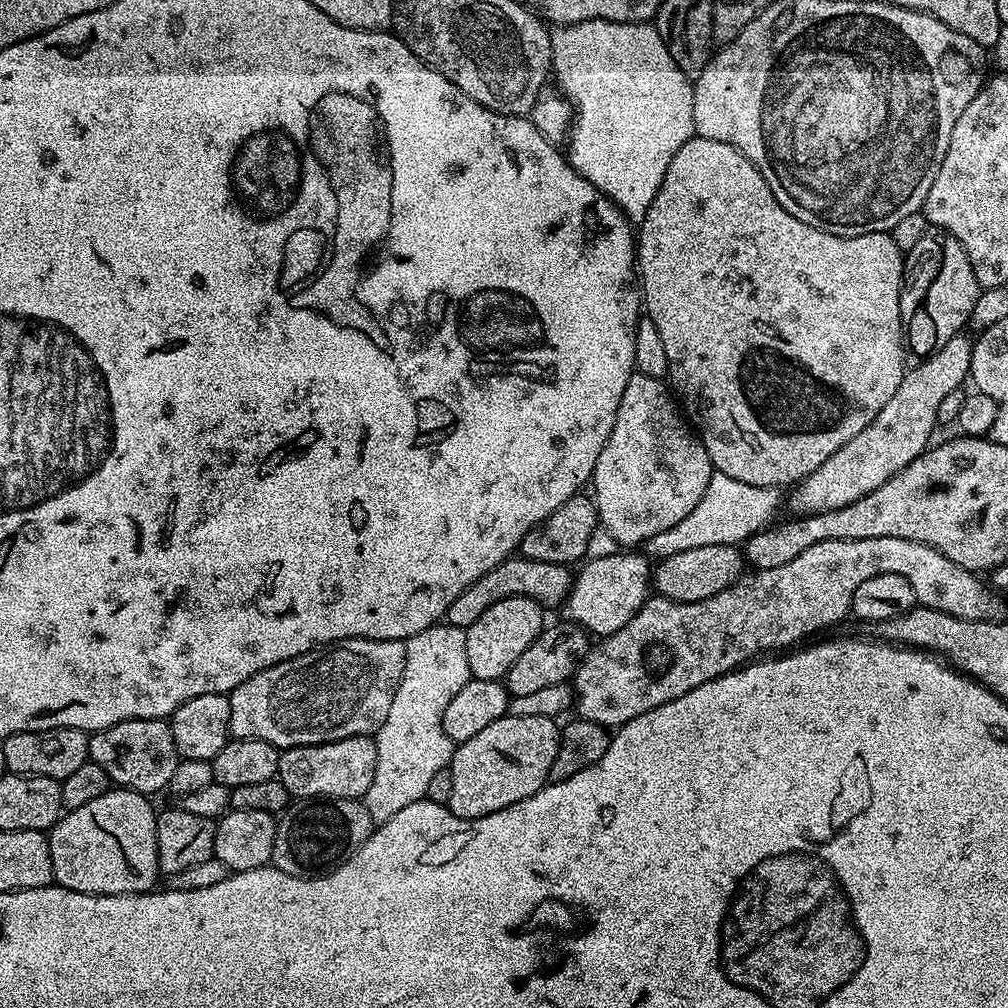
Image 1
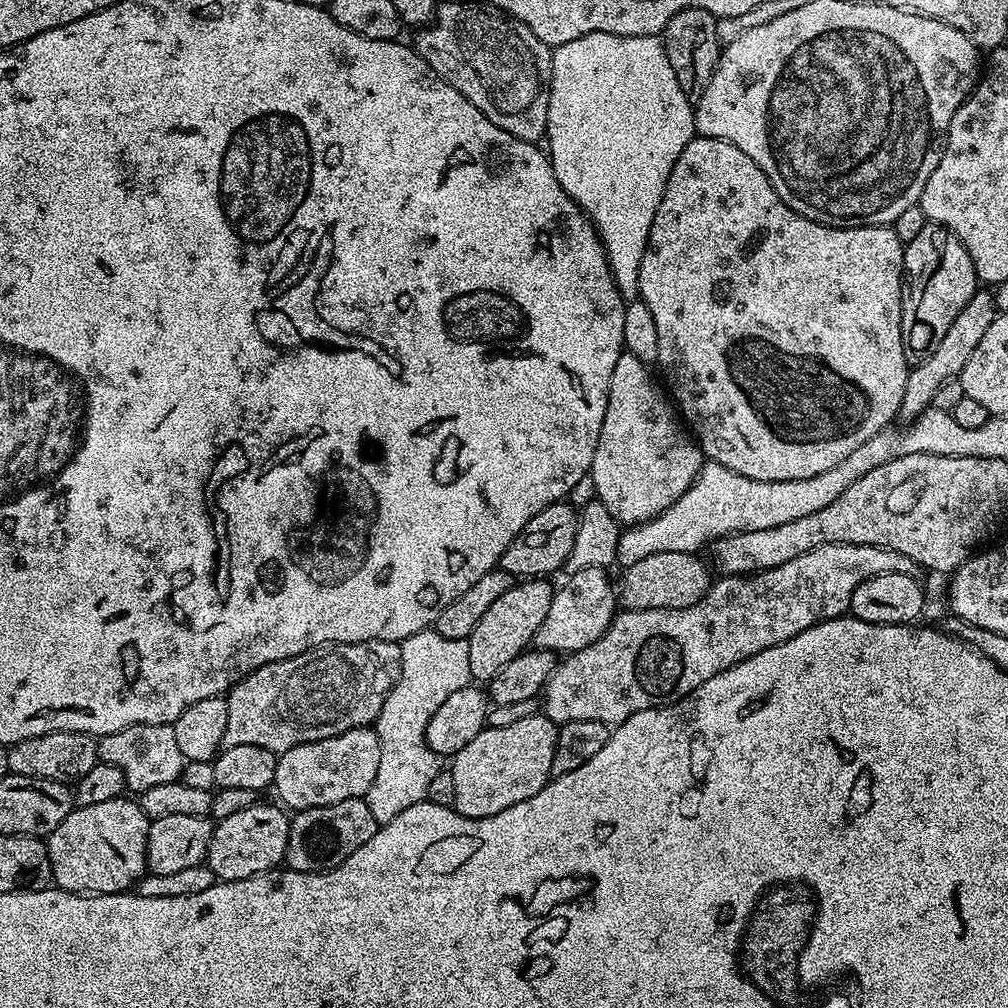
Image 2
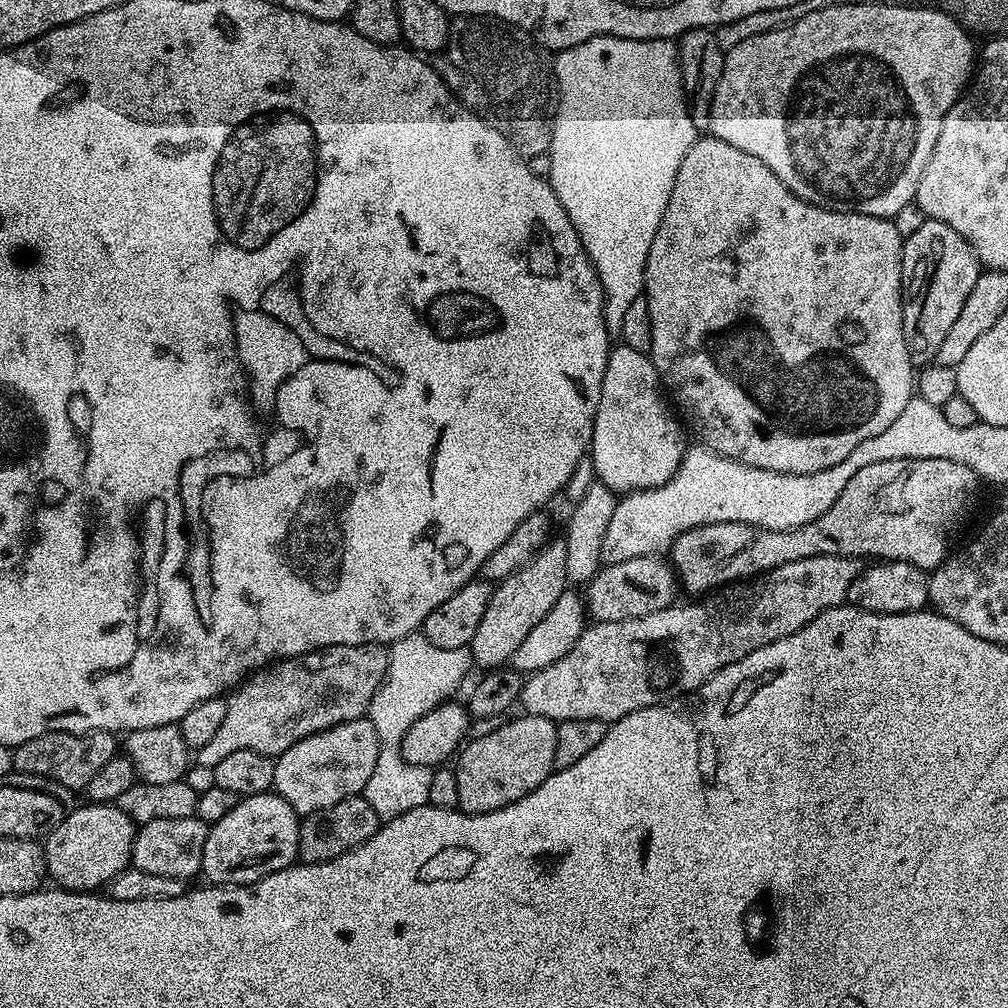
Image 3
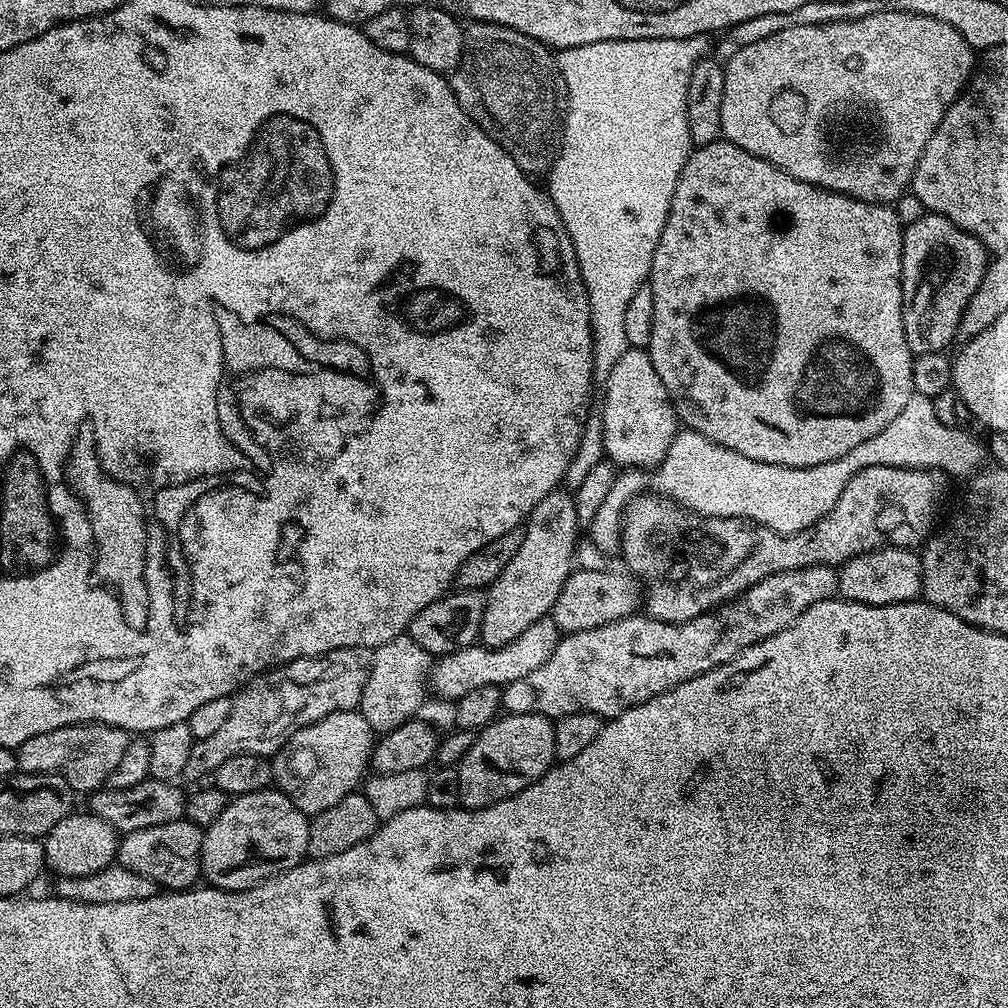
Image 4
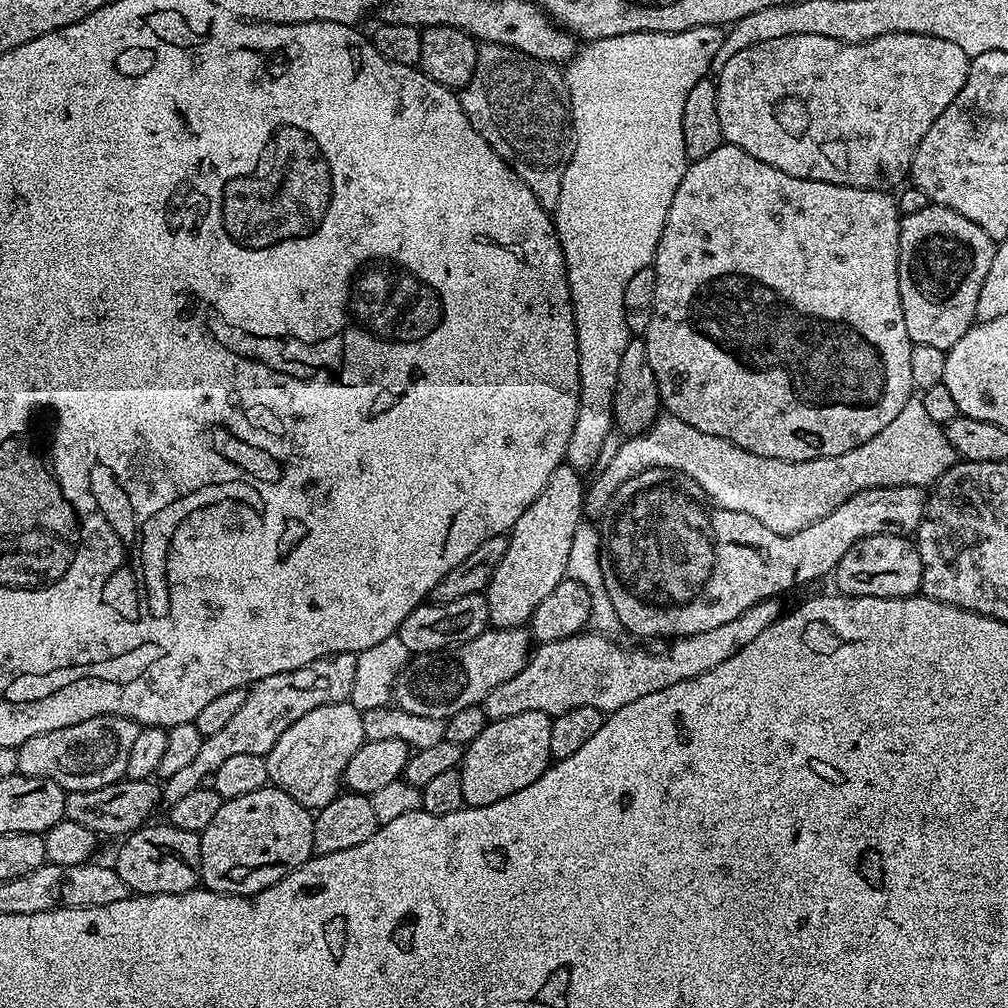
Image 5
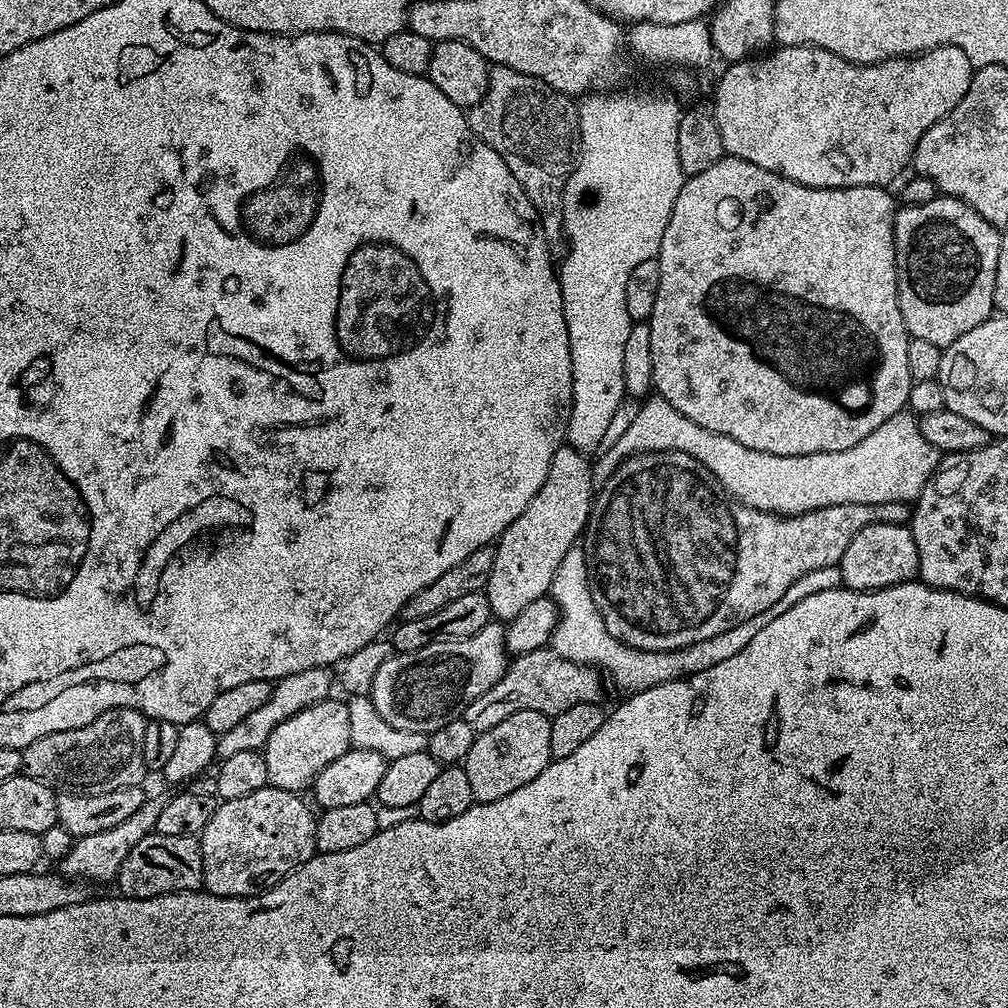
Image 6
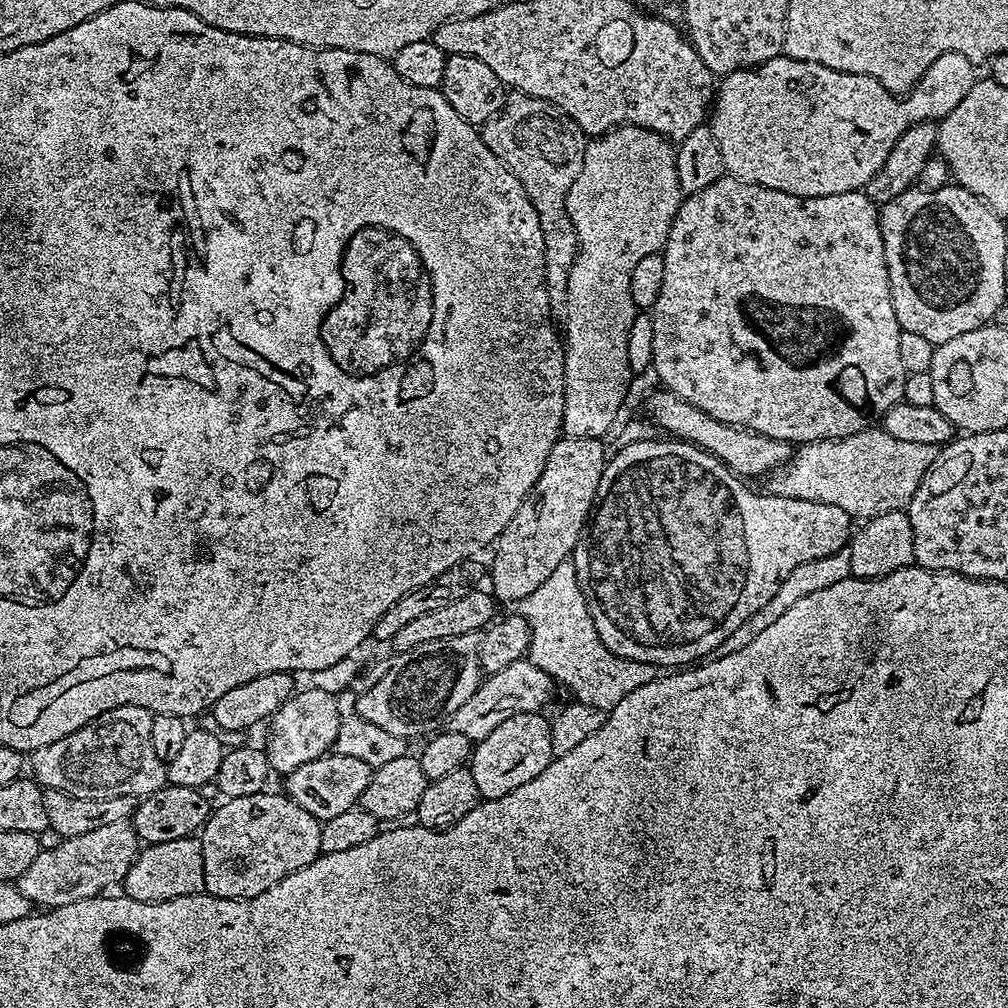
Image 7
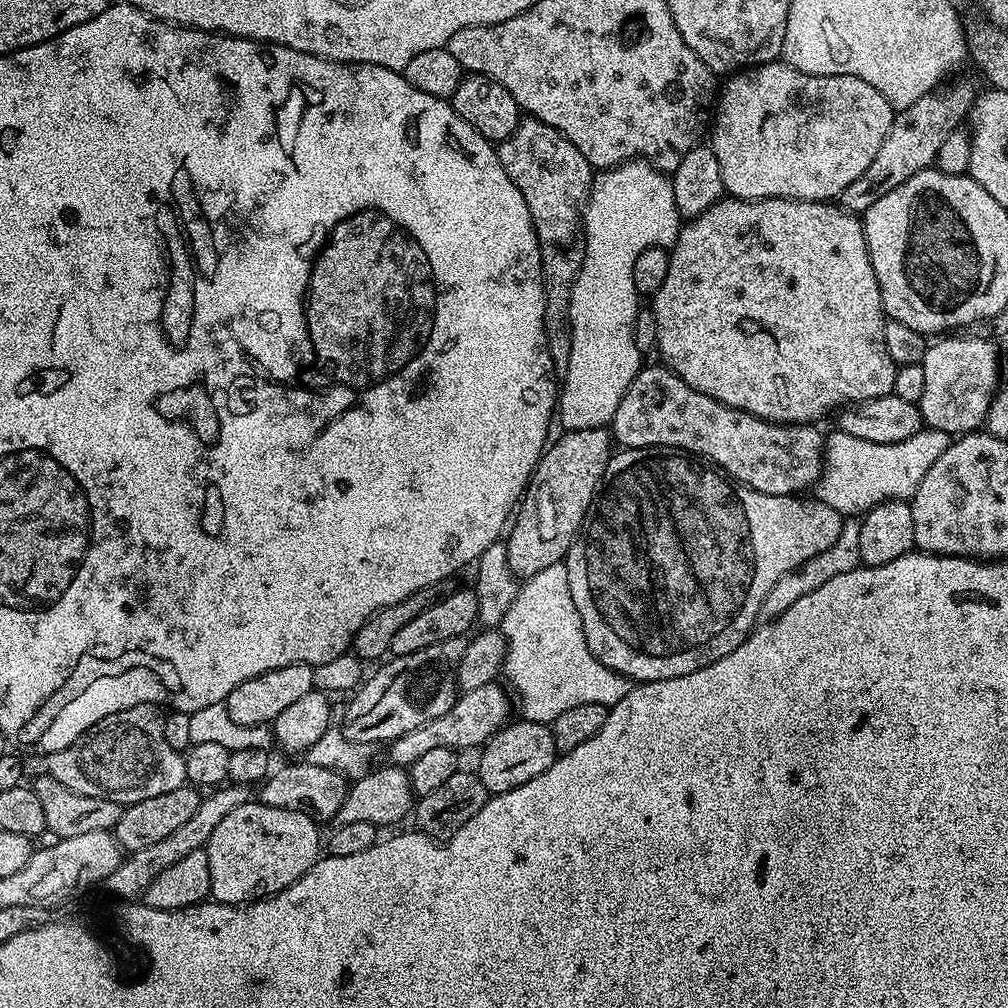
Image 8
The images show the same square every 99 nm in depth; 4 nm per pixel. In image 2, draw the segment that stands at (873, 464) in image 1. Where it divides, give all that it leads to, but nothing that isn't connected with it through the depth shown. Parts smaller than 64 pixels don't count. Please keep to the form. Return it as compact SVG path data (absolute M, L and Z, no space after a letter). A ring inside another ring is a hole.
M977 290L972 295L970 302L962 306L962 314L958 314L958 318L954 318L954 323L950 325L950 330L946 330L946 335L942 337L940 345L925 360L919 361L909 371L906 378L906 390L902 394L898 413L900 420L911 422L917 416L921 416L925 410L933 407L934 394L938 394L938 390L942 390L942 386L948 381L959 377L966 362L970 362L970 354L974 354L978 342L982 342L982 334L990 330L990 322L994 322L997 314L996 297L991 291Z

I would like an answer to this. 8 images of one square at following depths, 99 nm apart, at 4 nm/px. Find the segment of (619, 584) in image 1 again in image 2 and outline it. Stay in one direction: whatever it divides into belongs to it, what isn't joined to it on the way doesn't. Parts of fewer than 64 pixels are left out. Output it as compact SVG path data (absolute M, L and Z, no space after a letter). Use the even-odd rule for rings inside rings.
M603 568L578 570L569 575L565 584L552 593L550 610L546 610L546 622L542 622L535 643L557 654L571 654L581 652L602 638L618 615L618 588L607 575L609 573Z

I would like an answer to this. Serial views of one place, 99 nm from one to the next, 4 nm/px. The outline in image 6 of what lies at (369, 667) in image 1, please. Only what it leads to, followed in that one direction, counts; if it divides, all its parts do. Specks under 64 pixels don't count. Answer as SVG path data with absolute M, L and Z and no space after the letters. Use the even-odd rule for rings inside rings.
M331 667L298 670L298 674L290 674L286 678L275 681L272 684L270 698L266 698L265 705L258 710L254 710L242 722L238 722L238 726L233 726L230 730L219 733L216 742L217 757L220 760L225 760L234 754L239 754L242 750L261 751L272 731L282 722L286 722L286 718L298 714L306 706L314 706L333 695L332 680L334 684L334 672L333 676L332 672ZM163 795L153 798L146 798L126 822L118 822L118 826L110 826L110 830L102 830L98 834L79 837L73 843L72 848L65 854L64 859L59 861L58 868L69 880L77 882L93 882L92 880L115 881L116 875L120 872L122 862L126 862L126 854L142 842L151 832L156 831L158 814L162 814L162 806L165 797Z

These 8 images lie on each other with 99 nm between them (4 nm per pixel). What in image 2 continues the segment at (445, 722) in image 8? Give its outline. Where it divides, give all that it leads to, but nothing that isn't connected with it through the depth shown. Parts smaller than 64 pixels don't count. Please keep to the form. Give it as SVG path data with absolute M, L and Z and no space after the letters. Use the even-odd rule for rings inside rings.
M823 544L770 570L743 576L721 575L694 606L621 611L595 644L571 653L565 664L563 661L557 665L542 692L543 711L558 726L571 720L593 720L615 726L626 722L630 714L638 714L638 710L663 708L669 701L683 700L695 688L710 682L714 674L722 674L722 670L770 646L778 646L823 620L845 615L854 590L866 582L866 578L887 572L915 573L917 568L915 561L898 549L865 544Z

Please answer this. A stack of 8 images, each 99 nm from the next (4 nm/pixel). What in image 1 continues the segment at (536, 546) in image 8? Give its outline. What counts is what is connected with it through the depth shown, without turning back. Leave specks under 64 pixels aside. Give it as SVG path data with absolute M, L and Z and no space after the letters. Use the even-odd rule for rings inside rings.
M525 596L502 598L502 602L494 602L490 610L486 610L466 630L466 662L470 662L470 674L473 680L499 680L507 676L510 666L518 662L518 657L526 651L526 646L534 642L546 627L545 609L536 600Z

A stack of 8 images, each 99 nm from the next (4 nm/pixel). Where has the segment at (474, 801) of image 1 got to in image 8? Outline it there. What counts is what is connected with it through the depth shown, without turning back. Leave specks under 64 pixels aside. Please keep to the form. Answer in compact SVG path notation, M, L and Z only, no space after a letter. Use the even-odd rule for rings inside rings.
M517 718L516 721L513 719L506 723L500 731L495 732L488 739L488 743L483 745L480 754L478 775L490 794L514 790L530 782L530 778L538 778L538 774L548 769L558 755L551 727L523 718Z

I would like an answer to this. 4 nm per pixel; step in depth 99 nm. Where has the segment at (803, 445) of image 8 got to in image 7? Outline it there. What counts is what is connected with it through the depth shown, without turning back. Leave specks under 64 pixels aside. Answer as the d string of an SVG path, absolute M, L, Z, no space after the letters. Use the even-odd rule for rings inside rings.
M657 390L648 400L646 416L659 431L660 428L664 431L661 433L677 440L687 440L689 444L706 449L710 455L718 457L734 475L741 478L764 475L767 477L781 468L792 457L794 451L793 445L778 438L766 438L748 428L718 422L718 418L710 418L710 414L698 410L698 406L690 406L690 402L667 390Z

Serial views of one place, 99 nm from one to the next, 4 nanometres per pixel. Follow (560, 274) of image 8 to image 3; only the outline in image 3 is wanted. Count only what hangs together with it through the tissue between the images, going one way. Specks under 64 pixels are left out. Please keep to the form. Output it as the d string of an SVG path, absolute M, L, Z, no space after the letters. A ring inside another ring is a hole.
M458 16L449 23L444 51L435 57L434 67L460 102L485 120L498 134L505 136L512 147L525 158L543 157L552 146L552 123L560 98L556 70L549 53L536 39L518 26L496 20L492 16Z

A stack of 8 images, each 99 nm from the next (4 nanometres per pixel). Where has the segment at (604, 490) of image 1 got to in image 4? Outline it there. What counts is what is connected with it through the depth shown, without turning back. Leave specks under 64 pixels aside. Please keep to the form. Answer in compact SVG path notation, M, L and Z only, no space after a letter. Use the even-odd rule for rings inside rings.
M629 347L602 382L602 388L604 409L599 409L598 415L602 422L605 457L625 469L655 469L664 460L670 442L676 437L678 421L672 399L668 397L666 386L662 386L662 378L658 378L647 351Z

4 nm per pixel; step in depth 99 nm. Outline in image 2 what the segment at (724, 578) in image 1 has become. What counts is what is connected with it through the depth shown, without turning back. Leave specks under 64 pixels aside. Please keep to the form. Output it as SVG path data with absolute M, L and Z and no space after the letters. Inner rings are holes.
M659 552L650 554L623 569L624 581L619 581L618 596L628 610L638 608L685 608L694 606L712 589L712 568L695 552Z

